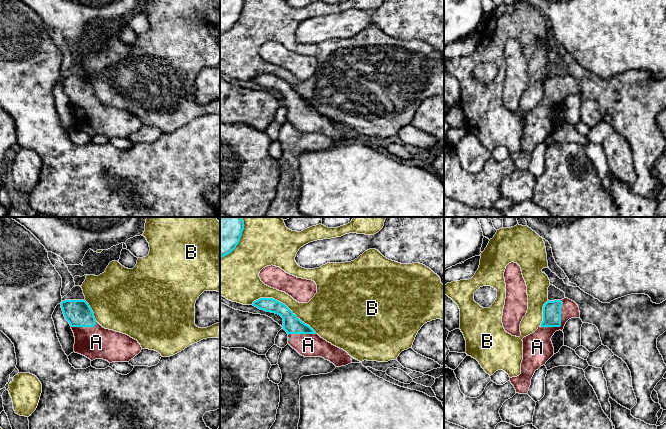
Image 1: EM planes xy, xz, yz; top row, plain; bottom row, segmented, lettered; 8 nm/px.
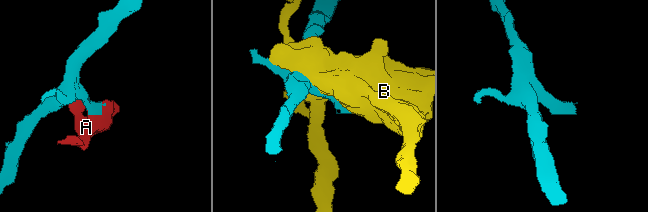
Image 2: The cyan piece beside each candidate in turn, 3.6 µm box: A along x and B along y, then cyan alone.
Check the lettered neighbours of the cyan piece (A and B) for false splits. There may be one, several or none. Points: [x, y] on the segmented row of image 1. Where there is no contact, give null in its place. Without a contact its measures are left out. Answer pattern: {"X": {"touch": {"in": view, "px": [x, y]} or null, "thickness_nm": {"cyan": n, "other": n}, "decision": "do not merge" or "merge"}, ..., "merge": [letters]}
{"A": {"touch": {"in": "yz", "px": [560, 322]}, "thickness_nm": {"cyan": 140, "other": 200}, "decision": "merge"}, "B": {"touch": {"in": "xz", "px": [284, 304]}, "thickness_nm": {"cyan": 140, "other": 200}, "decision": "do not merge"}, "merge": ["A"]}

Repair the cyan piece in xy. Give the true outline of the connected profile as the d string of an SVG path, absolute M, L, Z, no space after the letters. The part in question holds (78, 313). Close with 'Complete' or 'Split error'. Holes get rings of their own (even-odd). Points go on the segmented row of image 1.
M65 300L61 302L65 319L69 322L74 333L74 352L81 354L91 361L103 359L112 362L129 362L138 355L142 347L137 340L130 336L103 328L94 317L94 313L85 300Z. Split error

